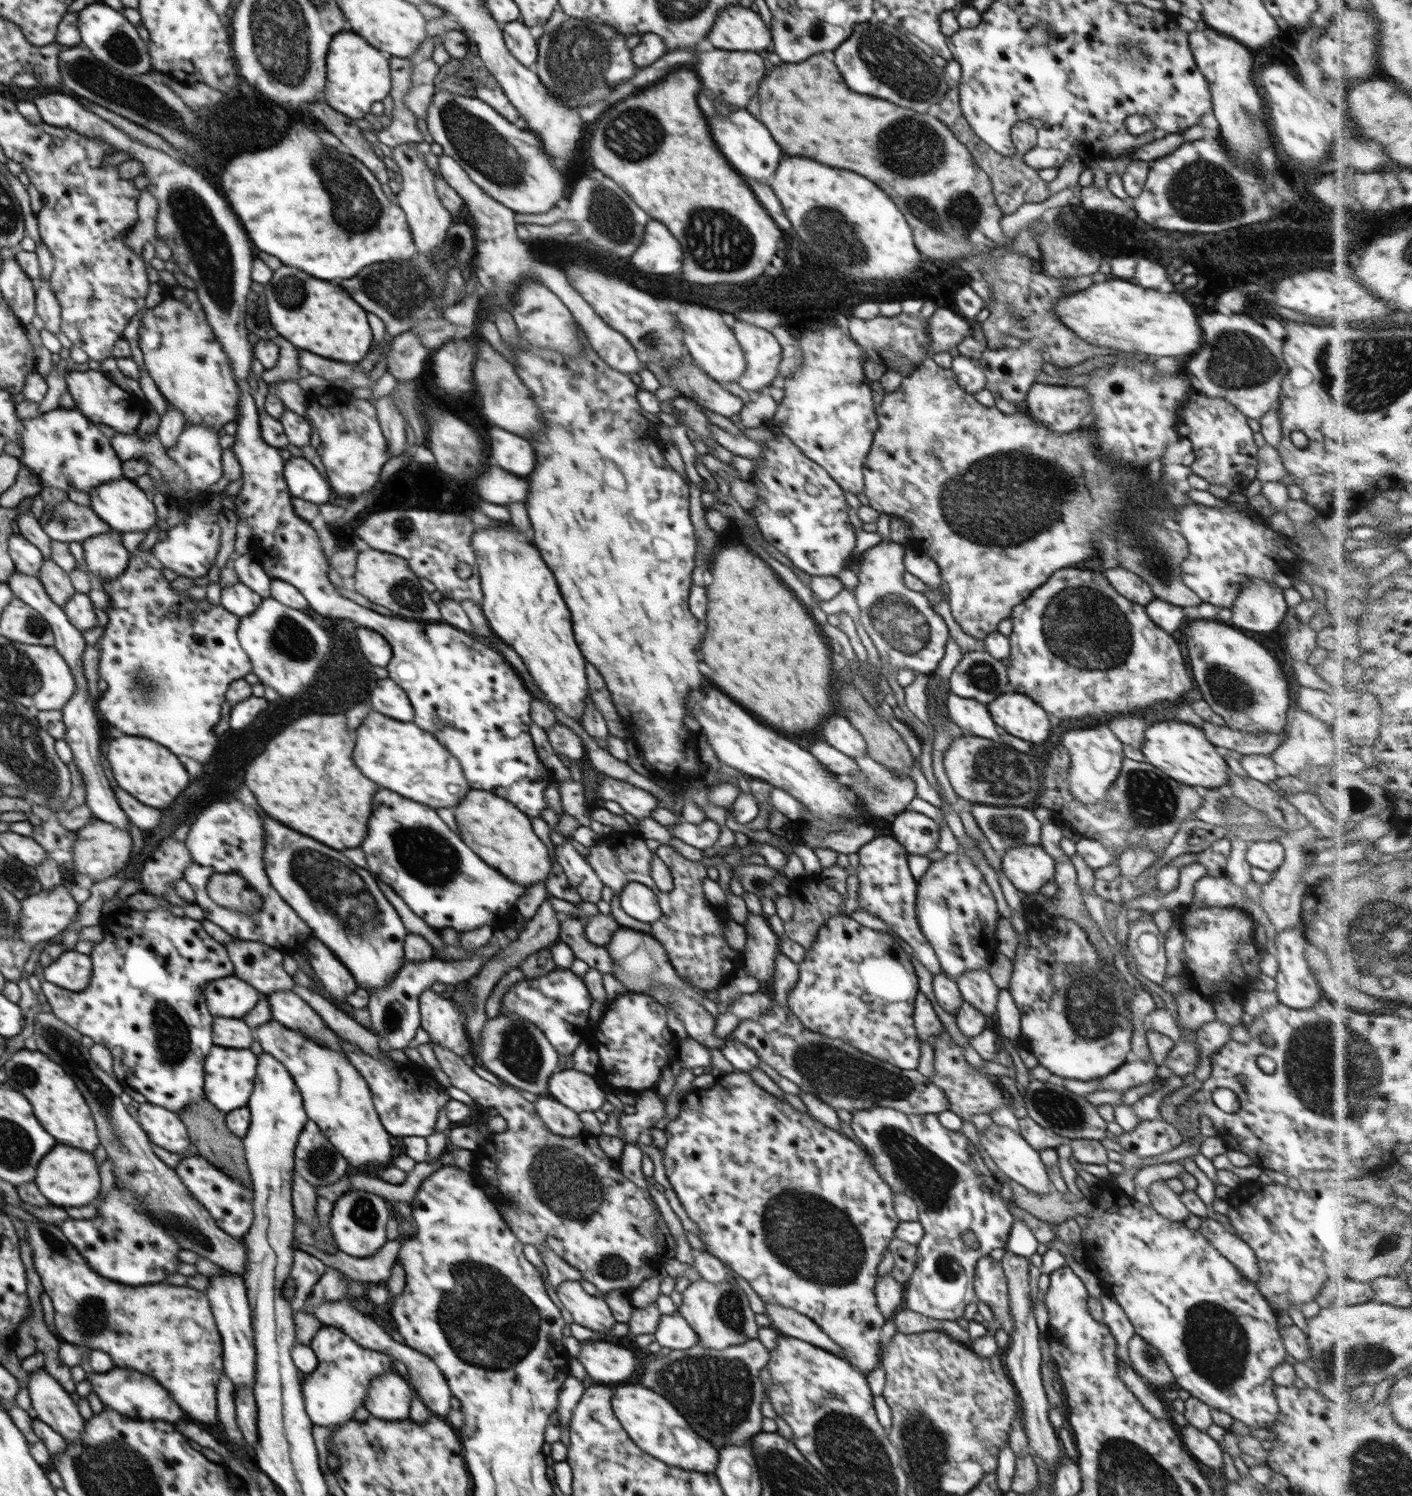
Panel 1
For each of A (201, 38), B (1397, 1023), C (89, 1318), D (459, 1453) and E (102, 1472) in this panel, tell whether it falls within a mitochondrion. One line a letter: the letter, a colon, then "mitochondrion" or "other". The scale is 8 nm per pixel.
A: other
B: other
C: mitochondrion
D: other
E: mitochondrion

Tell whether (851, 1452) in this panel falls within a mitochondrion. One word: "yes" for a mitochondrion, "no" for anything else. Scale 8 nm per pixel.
yes

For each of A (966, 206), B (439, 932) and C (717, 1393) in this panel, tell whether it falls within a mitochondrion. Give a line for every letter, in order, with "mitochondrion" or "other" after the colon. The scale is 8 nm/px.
A: mitochondrion
B: other
C: mitochondrion

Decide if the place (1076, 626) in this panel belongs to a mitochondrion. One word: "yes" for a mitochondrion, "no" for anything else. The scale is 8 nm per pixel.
yes

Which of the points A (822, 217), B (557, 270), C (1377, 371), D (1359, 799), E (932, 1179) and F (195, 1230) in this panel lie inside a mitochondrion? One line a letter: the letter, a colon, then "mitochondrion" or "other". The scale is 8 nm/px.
A: mitochondrion
B: other
C: mitochondrion
D: mitochondrion
E: mitochondrion
F: mitochondrion

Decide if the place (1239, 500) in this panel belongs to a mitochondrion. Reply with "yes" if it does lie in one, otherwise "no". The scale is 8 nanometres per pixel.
no

